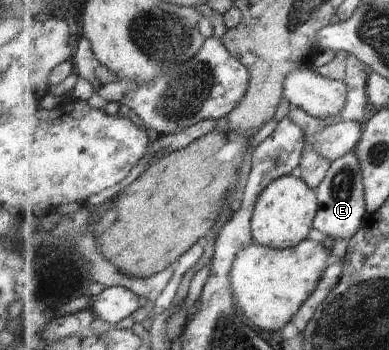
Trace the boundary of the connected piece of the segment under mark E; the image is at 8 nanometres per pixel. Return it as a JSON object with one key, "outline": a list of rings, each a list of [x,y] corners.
{"outline":[[[355,152],[332,162],[326,178],[317,188],[318,206],[314,219],[314,228],[332,239],[351,239],[364,223],[367,214],[365,201],[365,184],[361,162]]]}

